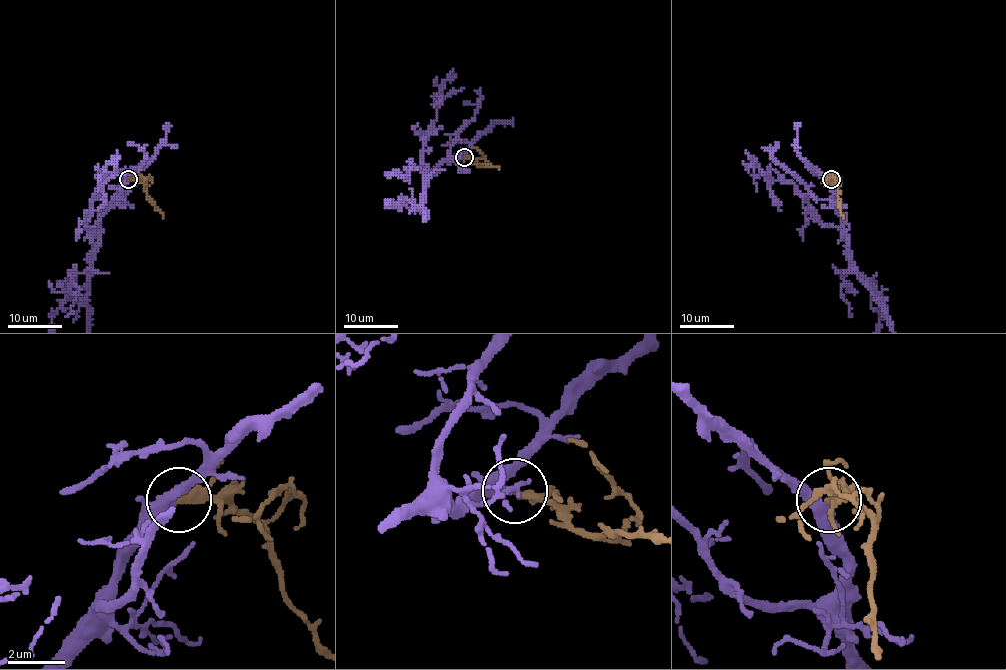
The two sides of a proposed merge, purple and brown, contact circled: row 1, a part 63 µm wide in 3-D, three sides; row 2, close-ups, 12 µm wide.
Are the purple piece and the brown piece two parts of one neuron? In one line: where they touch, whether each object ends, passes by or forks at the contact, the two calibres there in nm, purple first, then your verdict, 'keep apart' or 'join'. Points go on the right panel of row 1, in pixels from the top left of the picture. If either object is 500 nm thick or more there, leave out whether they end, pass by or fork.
at (831, 179); purple forks there; brown passes by; 320 nm thick on the purple side, 240 nm on the other; join

